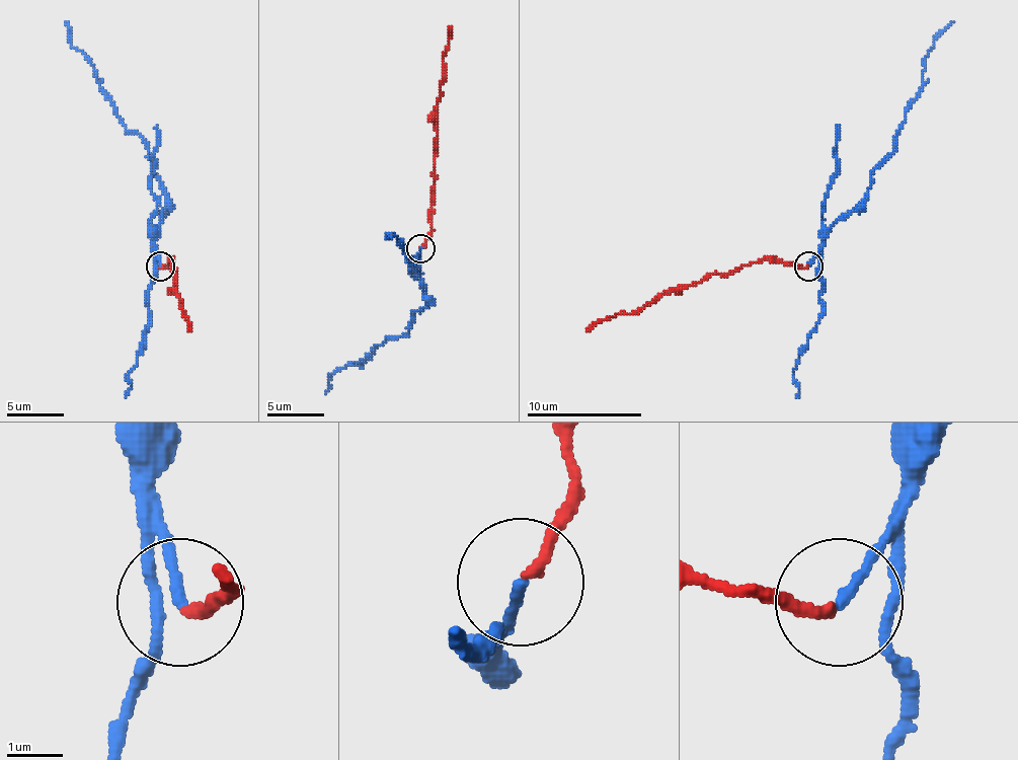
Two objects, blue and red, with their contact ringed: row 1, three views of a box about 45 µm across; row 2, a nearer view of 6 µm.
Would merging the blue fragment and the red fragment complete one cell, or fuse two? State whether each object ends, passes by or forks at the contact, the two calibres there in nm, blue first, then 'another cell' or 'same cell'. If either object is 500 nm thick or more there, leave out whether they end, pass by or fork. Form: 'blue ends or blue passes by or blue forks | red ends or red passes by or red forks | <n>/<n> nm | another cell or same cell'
blue ends | red ends | 180/190 nm | same cell

